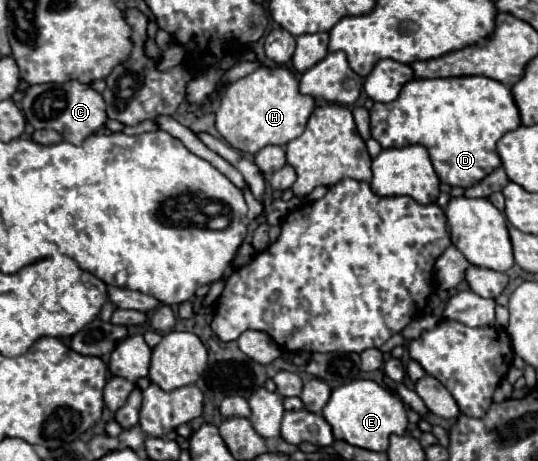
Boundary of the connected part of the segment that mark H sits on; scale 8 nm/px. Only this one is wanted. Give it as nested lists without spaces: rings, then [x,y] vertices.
[[[259,67],[251,75],[233,81],[217,107],[217,129],[223,139],[243,153],[255,155],[265,145],[285,145],[299,137],[315,109],[311,95],[301,95],[297,75],[287,67]]]

